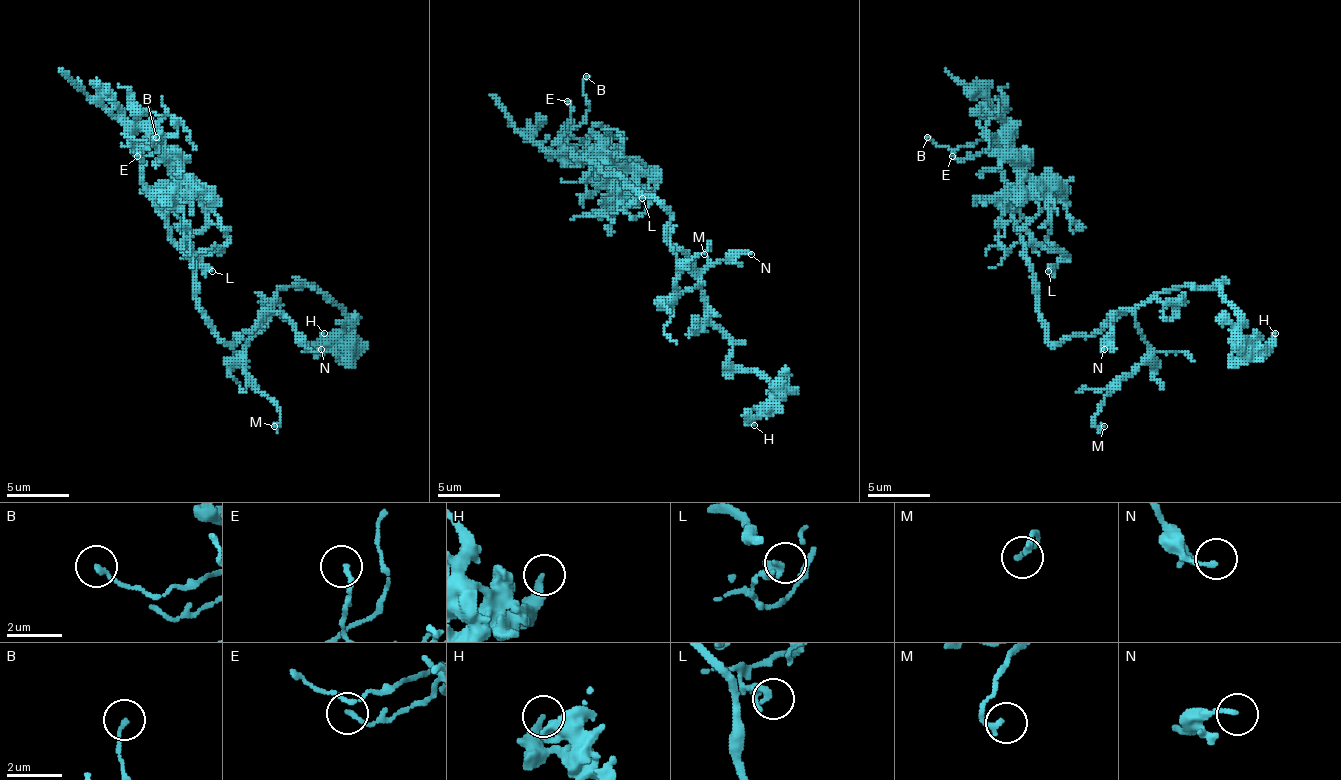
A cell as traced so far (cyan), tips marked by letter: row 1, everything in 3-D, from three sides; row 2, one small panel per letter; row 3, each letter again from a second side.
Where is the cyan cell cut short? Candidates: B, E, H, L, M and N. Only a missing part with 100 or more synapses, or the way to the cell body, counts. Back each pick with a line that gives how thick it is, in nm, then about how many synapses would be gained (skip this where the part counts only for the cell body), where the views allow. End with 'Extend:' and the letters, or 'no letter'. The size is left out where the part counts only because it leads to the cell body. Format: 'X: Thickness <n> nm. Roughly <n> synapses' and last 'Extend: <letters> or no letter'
Extend: no letter

